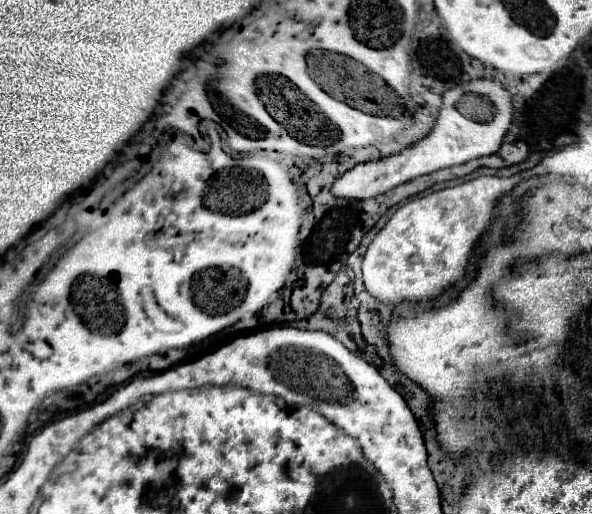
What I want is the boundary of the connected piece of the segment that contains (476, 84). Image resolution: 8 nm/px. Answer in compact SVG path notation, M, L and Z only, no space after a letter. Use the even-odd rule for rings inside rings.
M472 79L468 83L456 85L454 89L442 93L442 109L432 131L424 139L412 143L410 147L390 157L358 163L334 181L330 193L340 199L372 199L420 175L428 175L438 169L462 165L466 161L492 155L500 149L500 143L512 125L512 115L512 93L502 83L492 79ZM492 107L496 107L496 113Z

